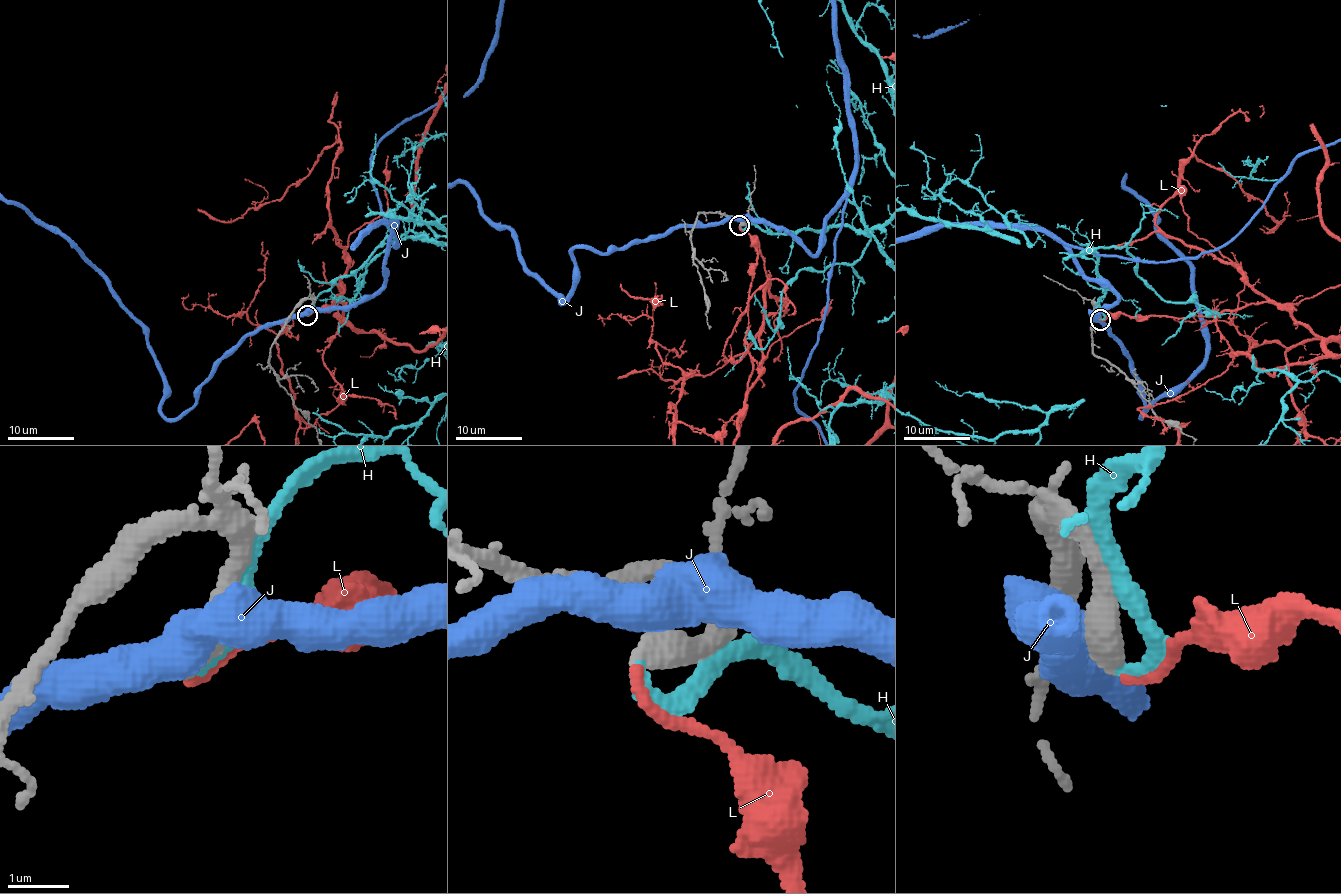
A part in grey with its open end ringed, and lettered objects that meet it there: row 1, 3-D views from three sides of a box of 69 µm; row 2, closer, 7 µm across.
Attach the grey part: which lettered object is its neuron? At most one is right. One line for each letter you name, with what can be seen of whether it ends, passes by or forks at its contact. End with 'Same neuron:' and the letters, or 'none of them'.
L: It ends there
Same neuron: L

